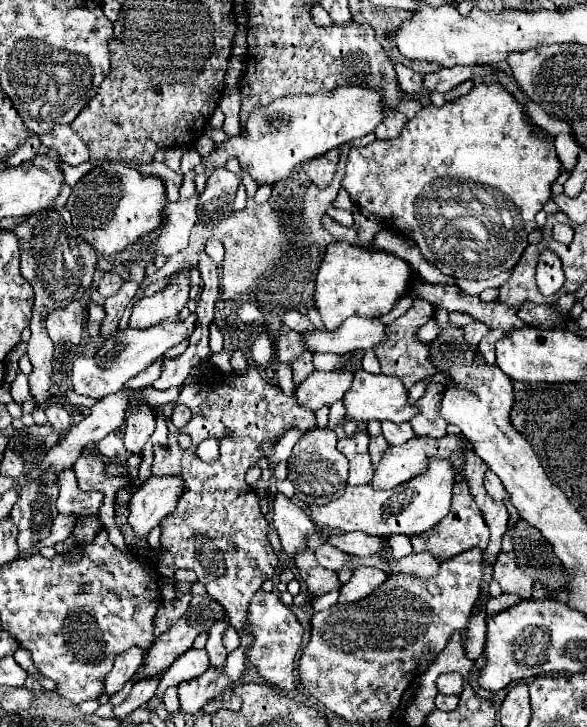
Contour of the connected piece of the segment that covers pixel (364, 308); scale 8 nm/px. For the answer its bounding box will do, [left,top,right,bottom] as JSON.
[314,243,418,329]

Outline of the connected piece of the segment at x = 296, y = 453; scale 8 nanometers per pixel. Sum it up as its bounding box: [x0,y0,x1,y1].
[288,429,348,505]

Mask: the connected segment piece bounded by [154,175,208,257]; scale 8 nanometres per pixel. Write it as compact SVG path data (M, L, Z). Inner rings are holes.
M196 175L196 193L186 199L186 201L176 201L168 203L164 213L166 213L166 227L162 229L160 237L156 239L154 253L160 255L174 255L178 251L184 251L188 247L188 237L190 229L196 225L196 205L198 205L198 193L206 185L206 175Z

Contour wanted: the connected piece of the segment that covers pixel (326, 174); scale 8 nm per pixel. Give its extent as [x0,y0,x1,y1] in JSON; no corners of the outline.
[302,149,340,187]

